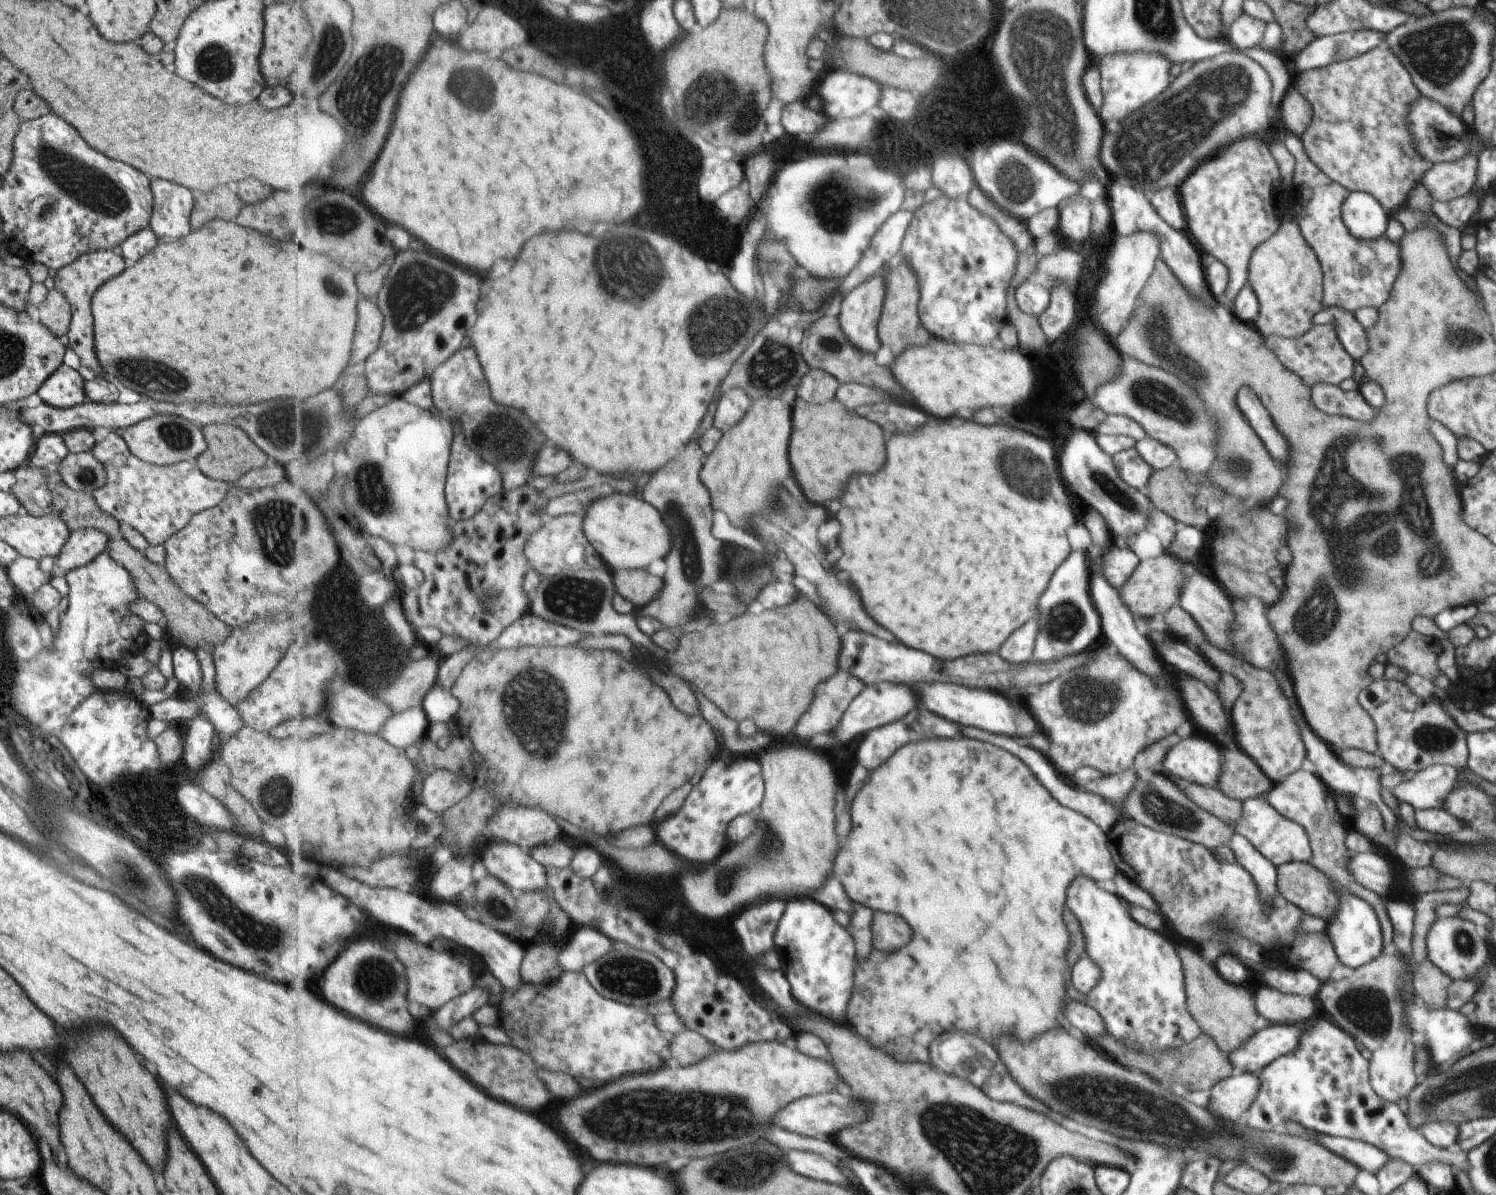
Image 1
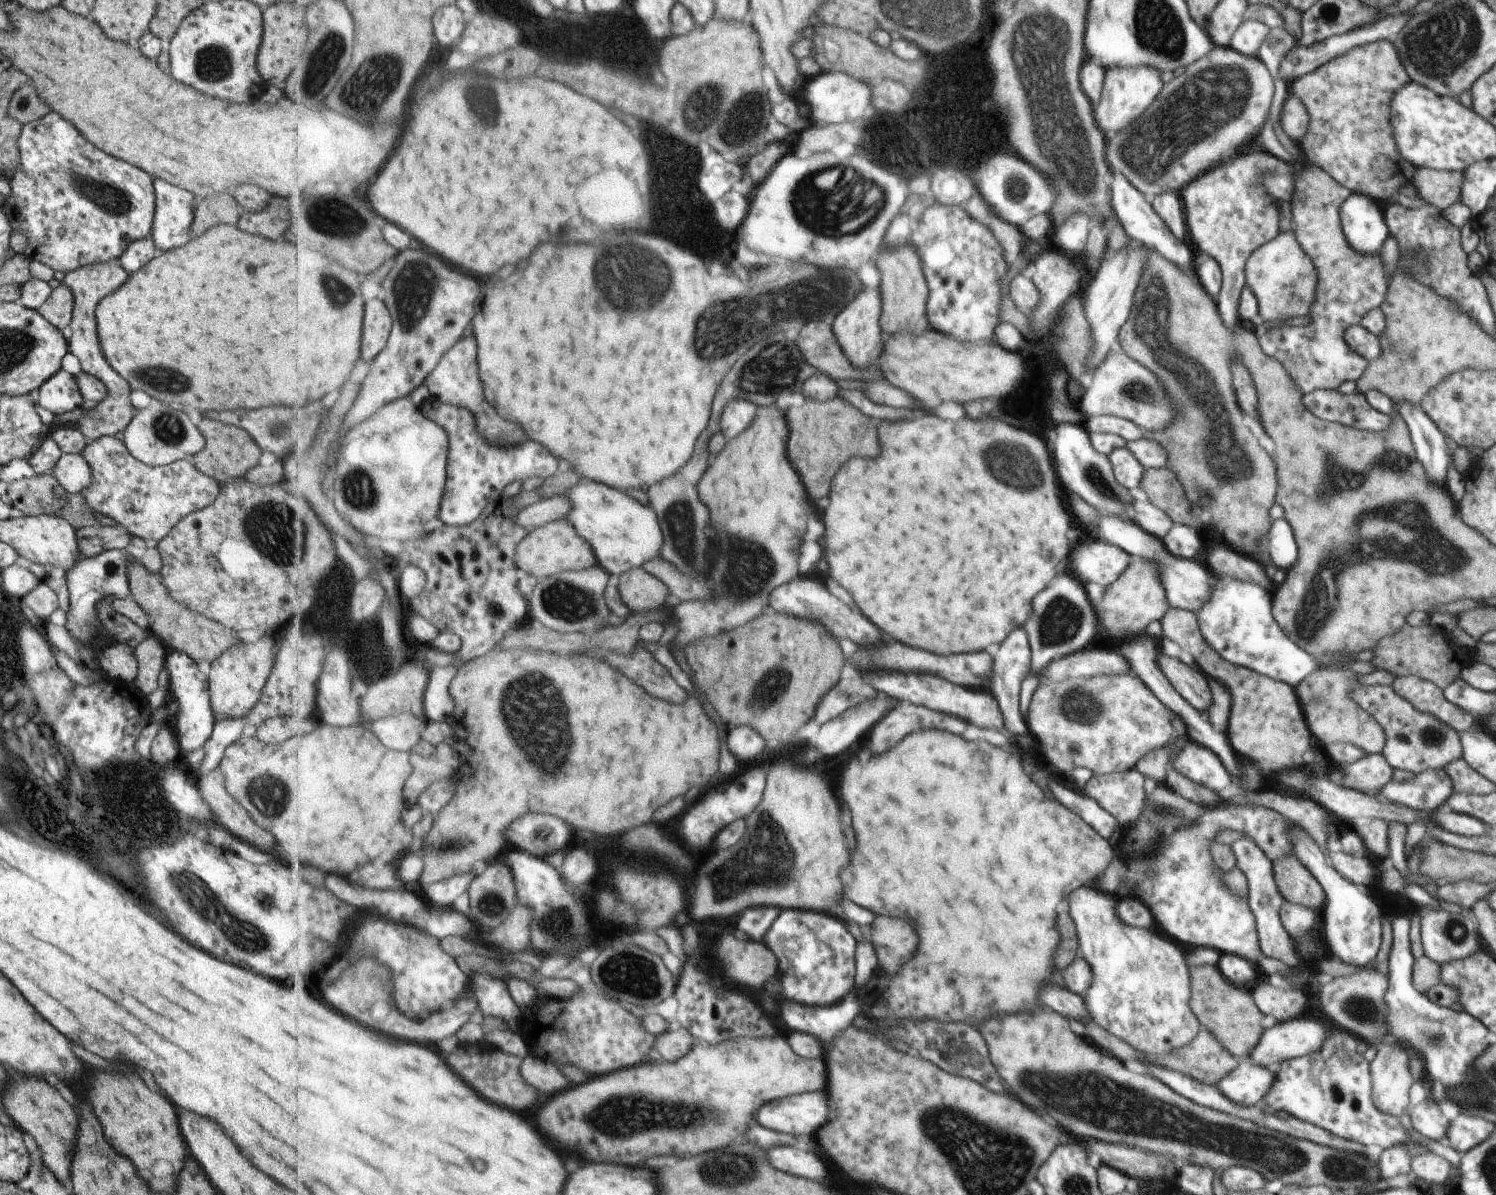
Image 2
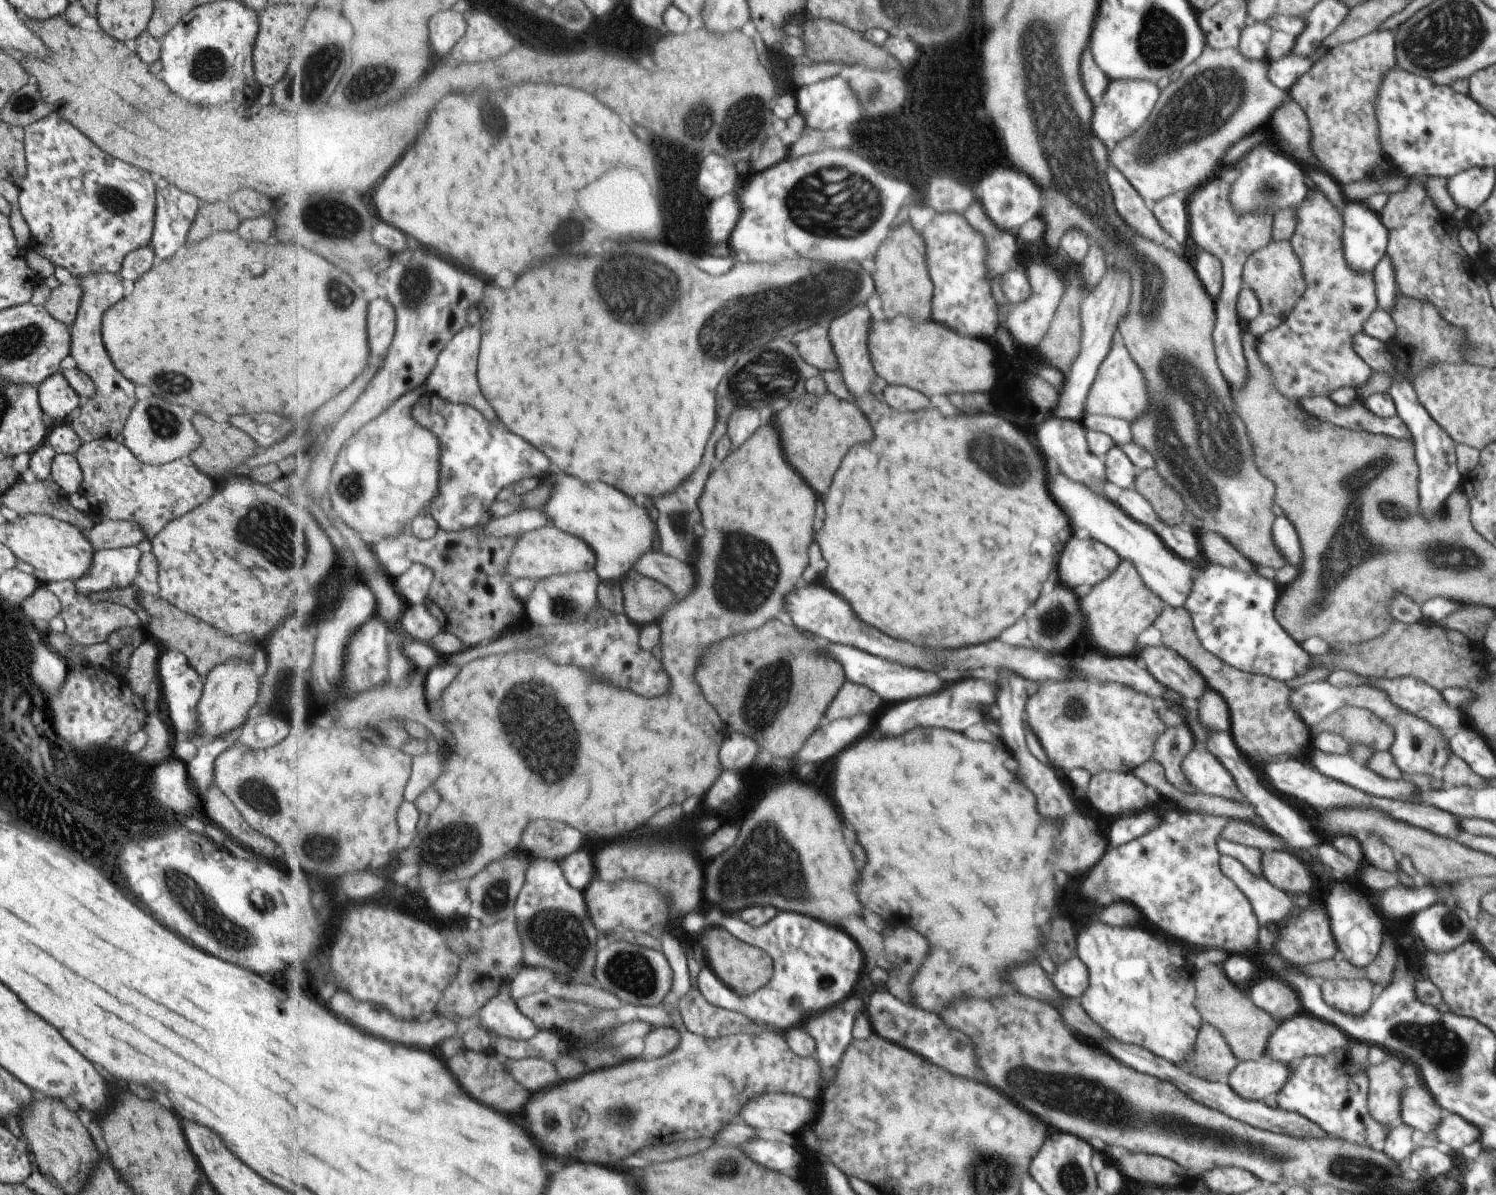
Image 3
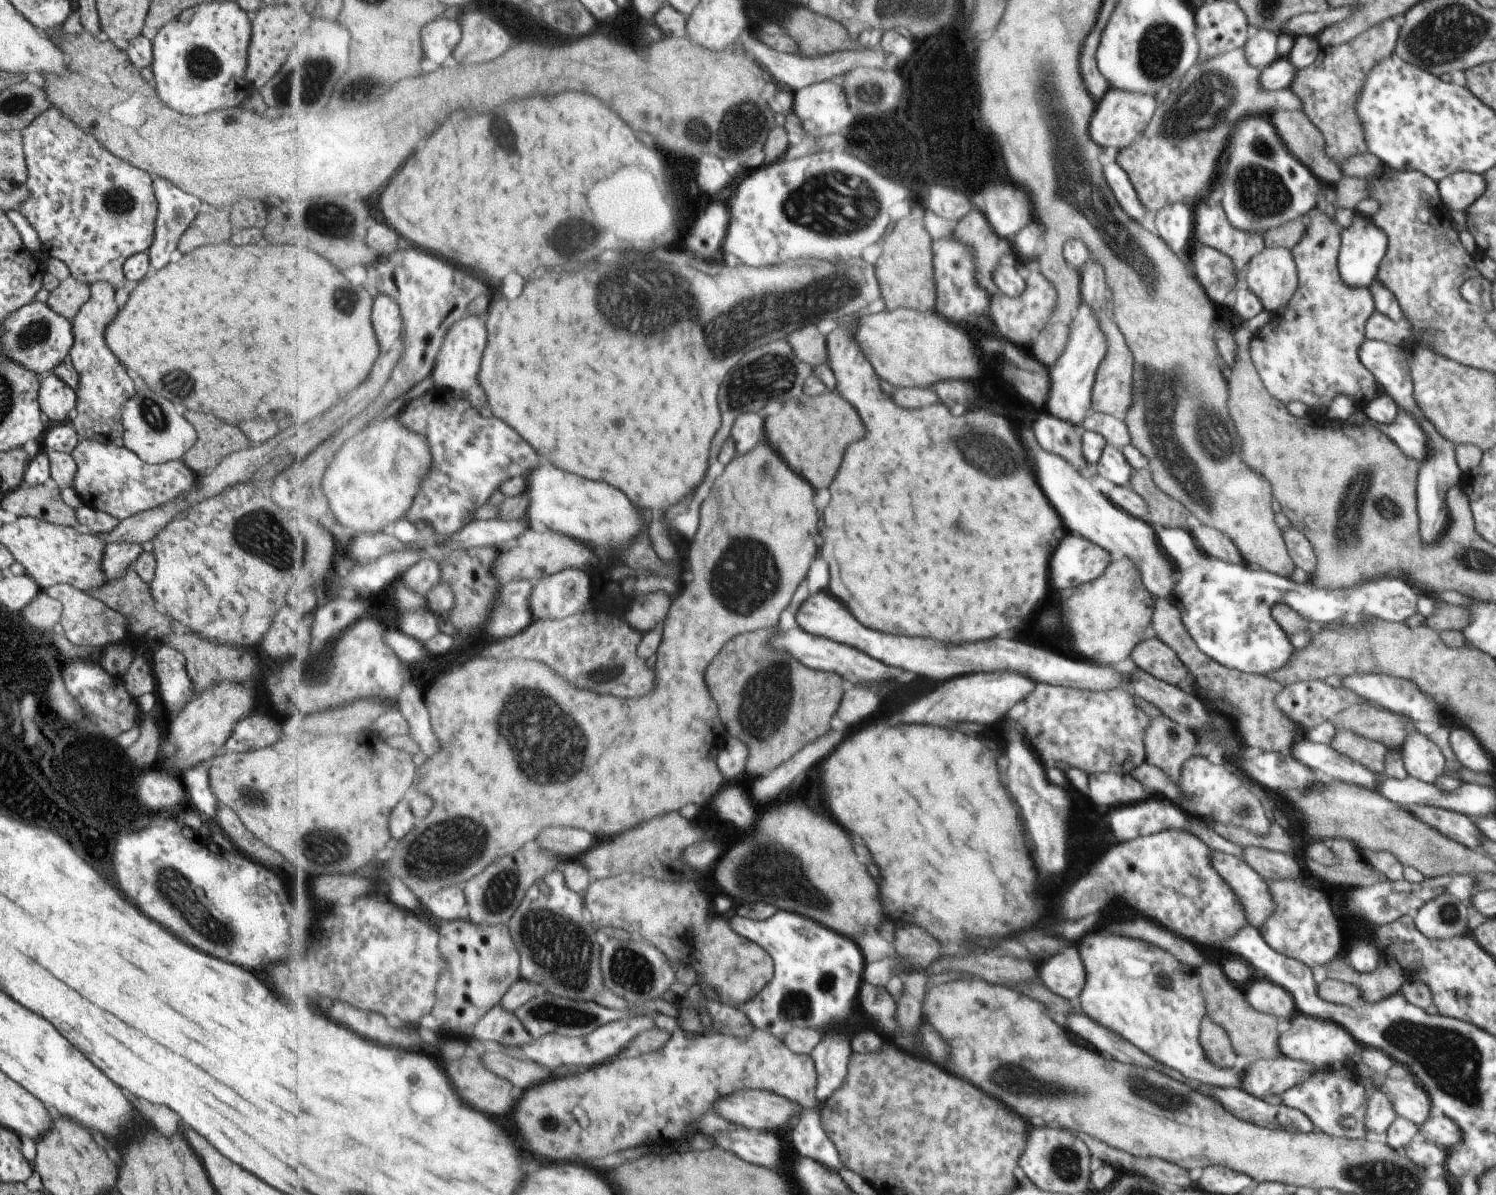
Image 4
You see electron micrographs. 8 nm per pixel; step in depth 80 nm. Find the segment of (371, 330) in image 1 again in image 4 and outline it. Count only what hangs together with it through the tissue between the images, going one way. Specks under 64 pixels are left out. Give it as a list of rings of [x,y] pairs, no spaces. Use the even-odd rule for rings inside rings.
[[[381,293],[374,299],[372,323],[380,342],[381,354],[385,355],[393,350],[397,341],[401,340],[403,320],[401,320],[399,303],[395,302],[390,296]]]

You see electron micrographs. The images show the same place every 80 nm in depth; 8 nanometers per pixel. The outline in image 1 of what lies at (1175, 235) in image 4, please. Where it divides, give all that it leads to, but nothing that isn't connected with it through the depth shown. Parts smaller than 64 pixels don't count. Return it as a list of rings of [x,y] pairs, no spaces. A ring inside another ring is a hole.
[[[1176,189],[1157,190],[1149,202],[1164,224],[1177,232],[1185,232],[1185,214]]]

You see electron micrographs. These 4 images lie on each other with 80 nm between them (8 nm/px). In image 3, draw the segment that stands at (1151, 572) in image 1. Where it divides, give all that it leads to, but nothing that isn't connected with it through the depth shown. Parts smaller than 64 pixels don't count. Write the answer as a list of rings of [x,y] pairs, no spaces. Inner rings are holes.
[[[1122,560],[1107,578],[1093,585],[1087,595],[1078,598],[1078,603],[1089,642],[1098,653],[1112,657],[1135,656],[1135,639],[1160,616],[1165,605],[1160,595],[1145,584],[1130,560]]]

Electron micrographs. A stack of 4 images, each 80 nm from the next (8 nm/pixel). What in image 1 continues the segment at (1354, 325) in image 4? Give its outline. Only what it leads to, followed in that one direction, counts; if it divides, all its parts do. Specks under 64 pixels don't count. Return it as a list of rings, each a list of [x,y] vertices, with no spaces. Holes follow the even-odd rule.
[[[1287,131],[1283,144],[1295,160],[1295,173],[1287,186],[1291,204],[1291,216],[1299,228],[1305,243],[1316,254],[1323,272],[1323,306],[1337,306],[1349,314],[1361,308],[1377,309],[1391,296],[1392,286],[1400,276],[1400,246],[1397,242],[1379,236],[1375,240],[1357,240],[1344,225],[1340,210],[1348,197],[1348,191],[1332,182],[1304,151],[1303,141]],[[1331,324],[1313,325],[1308,333],[1300,338],[1266,337],[1265,345],[1280,359],[1285,368],[1303,380],[1309,388],[1319,382],[1339,386],[1342,381],[1355,376],[1357,360],[1353,360],[1352,356],[1344,350],[1336,334],[1335,326]]]

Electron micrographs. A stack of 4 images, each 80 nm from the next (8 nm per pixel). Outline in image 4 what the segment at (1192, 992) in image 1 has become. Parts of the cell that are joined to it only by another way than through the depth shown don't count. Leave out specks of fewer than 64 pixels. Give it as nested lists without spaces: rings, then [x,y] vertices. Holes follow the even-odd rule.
[[[1203,962],[1197,968],[1199,989],[1204,999],[1205,1016],[1217,1023],[1228,1033],[1232,1049],[1248,1062],[1281,1055],[1277,1048],[1277,1021],[1274,1016],[1255,1010],[1249,1006],[1244,993],[1241,994],[1223,974],[1222,967],[1213,962]]]

